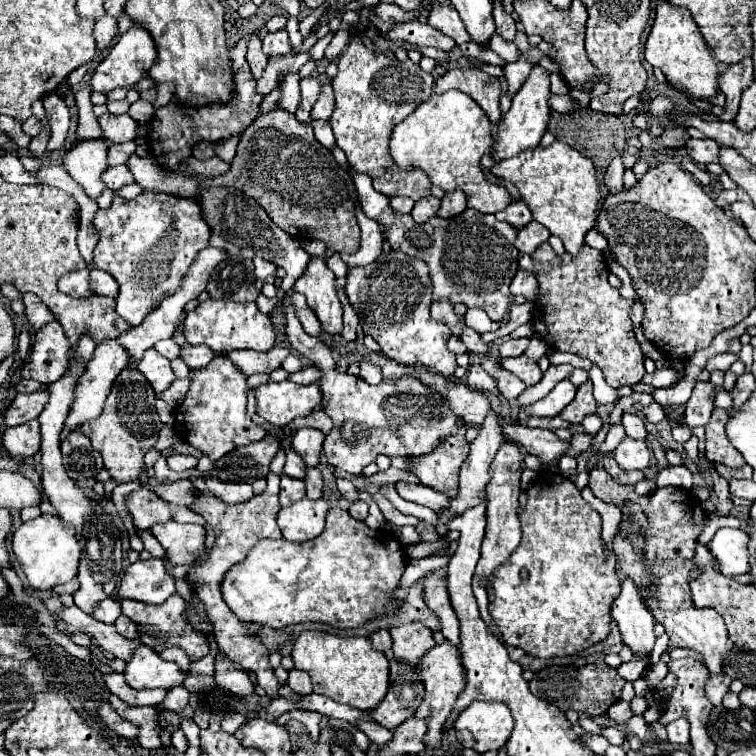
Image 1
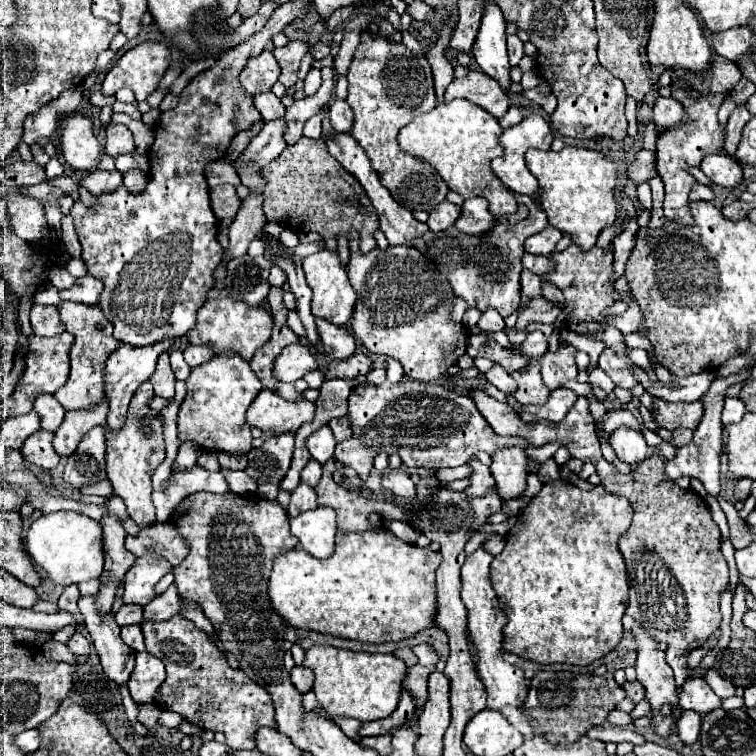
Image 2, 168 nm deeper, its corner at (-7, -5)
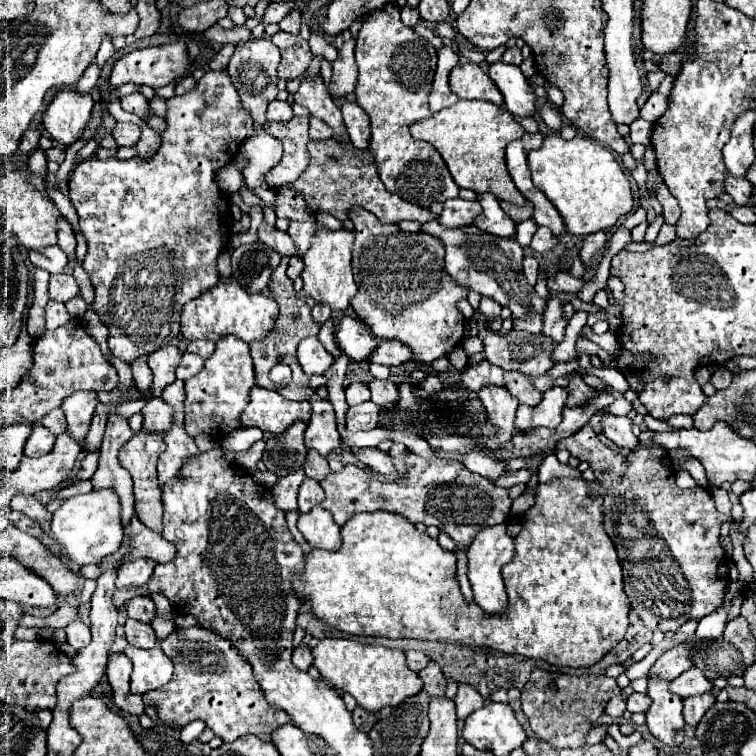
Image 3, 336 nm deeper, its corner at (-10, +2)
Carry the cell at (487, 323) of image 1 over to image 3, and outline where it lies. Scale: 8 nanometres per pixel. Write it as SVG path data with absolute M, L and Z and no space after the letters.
M482 297L482 301L480 301L480 311L482 311L488 319L496 319L496 317L500 317L502 307L500 307L496 301L492 301L492 299L488 299L488 297Z

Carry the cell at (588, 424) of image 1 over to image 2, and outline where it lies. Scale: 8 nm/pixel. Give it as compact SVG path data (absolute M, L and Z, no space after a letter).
M589 392L589 394L587 394L587 400L591 400L591 402L589 402L589 412L593 414L595 422L599 422L599 420L605 416L607 408L603 406L603 402L599 402L599 400L595 398L595 394L593 394L593 392Z

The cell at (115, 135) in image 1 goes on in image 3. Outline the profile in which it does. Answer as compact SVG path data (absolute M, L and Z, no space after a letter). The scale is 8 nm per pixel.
M116 123L112 137L120 147L134 147L136 141L140 139L140 129L134 123Z

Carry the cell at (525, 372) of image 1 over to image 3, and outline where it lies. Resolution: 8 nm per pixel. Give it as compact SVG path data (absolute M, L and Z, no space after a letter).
M506 371L504 375L506 375L506 377L504 377L504 381L506 381L504 387L506 387L520 403L534 407L534 405L538 405L538 403L542 401L542 393L530 383L530 379L528 379L524 373L520 373L520 371Z

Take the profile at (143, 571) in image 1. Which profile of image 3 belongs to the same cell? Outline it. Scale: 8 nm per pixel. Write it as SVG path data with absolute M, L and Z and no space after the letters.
M136 559L136 561L124 561L118 569L116 587L118 589L130 589L130 587L142 587L150 581L154 573L156 561L150 559Z

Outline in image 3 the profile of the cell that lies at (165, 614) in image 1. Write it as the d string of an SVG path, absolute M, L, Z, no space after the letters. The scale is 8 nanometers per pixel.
M176 627L166 639L158 641L158 647L172 659L174 677L162 689L144 693L144 705L156 705L160 721L176 723L182 729L190 721L204 721L224 743L232 743L242 735L256 735L262 741L270 741L276 727L290 723L290 717L268 705L260 685L252 675L252 665L244 661L236 647L204 627Z

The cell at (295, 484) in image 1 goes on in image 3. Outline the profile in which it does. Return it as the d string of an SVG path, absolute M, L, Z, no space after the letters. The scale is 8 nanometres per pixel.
M304 479L298 491L298 509L300 513L308 513L312 507L320 505L324 501L324 491L318 481L314 479Z

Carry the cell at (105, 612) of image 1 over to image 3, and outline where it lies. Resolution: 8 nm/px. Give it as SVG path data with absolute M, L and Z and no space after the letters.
M140 595L140 597L132 597L126 603L126 613L132 619L138 619L142 623L150 623L154 613L156 613L156 607L148 595Z

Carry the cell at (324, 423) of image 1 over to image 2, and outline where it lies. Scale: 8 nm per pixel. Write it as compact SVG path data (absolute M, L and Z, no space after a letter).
M343 416L343 418L335 418L329 422L331 430L333 430L333 436L337 438L337 442L345 440L351 436L351 422L349 422L349 416Z

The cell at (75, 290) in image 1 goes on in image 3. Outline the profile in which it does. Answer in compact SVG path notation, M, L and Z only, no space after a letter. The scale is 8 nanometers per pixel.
M58 245L48 247L48 249L44 249L42 253L32 251L32 253L30 253L30 261L32 261L36 267L46 269L48 273L62 273L64 267L66 267L66 255L60 251Z

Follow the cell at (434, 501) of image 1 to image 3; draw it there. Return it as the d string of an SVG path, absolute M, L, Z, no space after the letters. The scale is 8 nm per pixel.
M376 447L374 449L360 449L360 453L358 453L358 461L360 463L364 463L364 465L368 465L372 471L376 471L376 473L380 473L382 477L398 477L398 471L396 471L396 467L392 465L392 459L388 457L388 453L382 453L382 451L378 451Z

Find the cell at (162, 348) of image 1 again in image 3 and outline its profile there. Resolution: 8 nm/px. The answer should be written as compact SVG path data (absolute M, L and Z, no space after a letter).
M184 351L184 353L182 353L182 361L180 361L178 369L176 369L176 379L186 381L186 379L194 377L202 367L204 367L204 359L202 359L202 357L198 357L196 353Z

